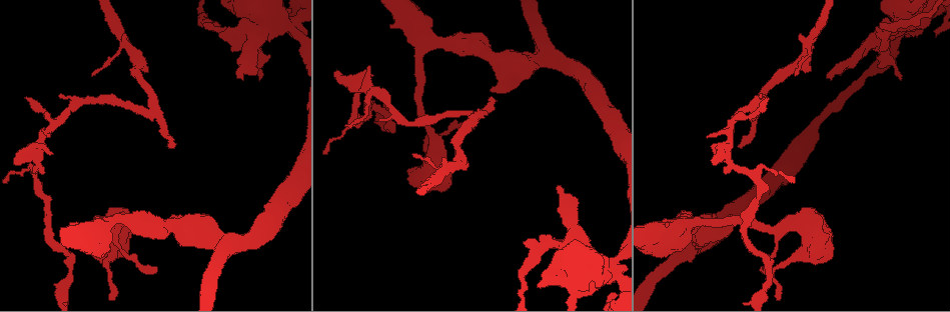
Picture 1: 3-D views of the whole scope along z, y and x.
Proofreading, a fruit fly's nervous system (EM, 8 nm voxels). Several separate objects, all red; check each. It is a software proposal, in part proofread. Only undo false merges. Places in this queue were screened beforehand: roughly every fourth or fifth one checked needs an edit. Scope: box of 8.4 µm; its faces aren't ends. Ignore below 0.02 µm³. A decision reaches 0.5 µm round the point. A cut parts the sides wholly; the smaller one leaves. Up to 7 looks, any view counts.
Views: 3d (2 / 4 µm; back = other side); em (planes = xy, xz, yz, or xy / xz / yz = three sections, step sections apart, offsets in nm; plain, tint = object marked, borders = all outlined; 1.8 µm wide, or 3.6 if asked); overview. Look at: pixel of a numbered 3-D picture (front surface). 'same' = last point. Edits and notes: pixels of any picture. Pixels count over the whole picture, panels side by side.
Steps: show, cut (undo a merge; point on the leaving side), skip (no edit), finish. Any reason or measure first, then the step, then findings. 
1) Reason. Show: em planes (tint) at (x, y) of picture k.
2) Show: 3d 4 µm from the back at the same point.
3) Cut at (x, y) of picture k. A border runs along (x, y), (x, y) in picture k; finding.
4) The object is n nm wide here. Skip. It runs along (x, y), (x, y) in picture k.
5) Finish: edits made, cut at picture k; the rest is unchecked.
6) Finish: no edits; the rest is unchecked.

A fork. Show: 3d 4 µm at (467, 113) of picture 1.

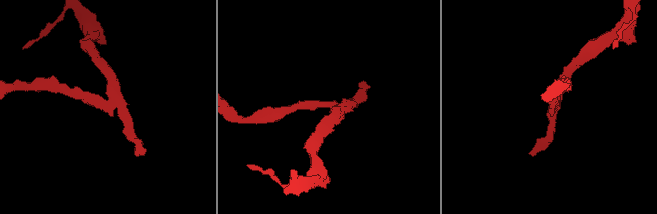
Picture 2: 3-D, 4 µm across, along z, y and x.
Need the tissue. Show: em xy step 8 (plain) at (552, 104) of picture 2.

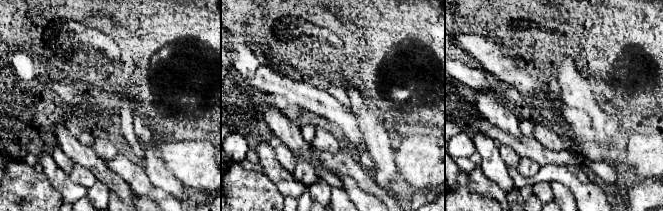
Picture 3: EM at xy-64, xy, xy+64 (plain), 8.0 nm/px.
Show: em xy step 8 (tint) at the same point.

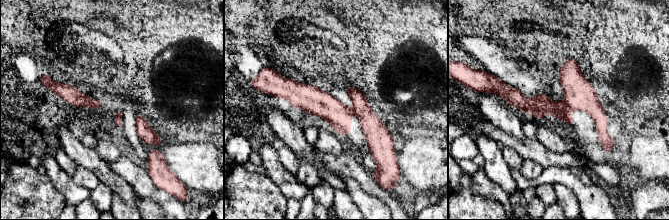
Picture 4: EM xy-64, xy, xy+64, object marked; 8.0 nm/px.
The object is 70 nm wide here. Cut at (579, 94) of picture 4. Two neurons meet here.

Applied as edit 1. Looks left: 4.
Three-way junction. Show: em xz step 4 (tint) at (543, 64) of picture 1.

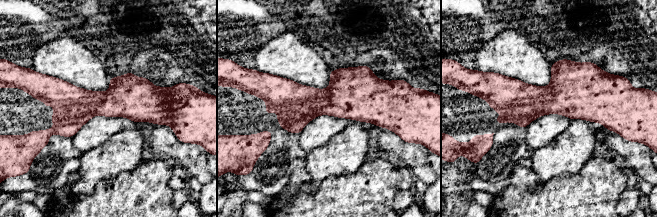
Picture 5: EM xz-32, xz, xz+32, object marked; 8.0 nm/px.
Show: em planes (tint) at the same point.

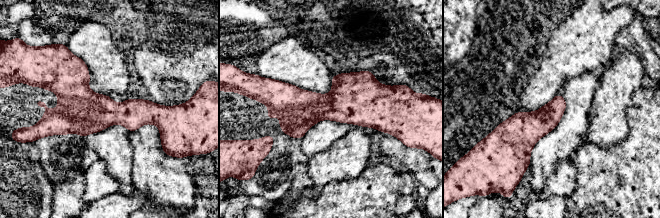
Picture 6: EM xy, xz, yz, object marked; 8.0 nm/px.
The object is 200 nm wide here. Skip. It runs along (167, 108), (162, 113), (47, 116) in picture 6; all the same neuron.

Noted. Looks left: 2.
Calibre changes. Show: em 3.6 µm planes (tint) at (271, 20) of picture 1.

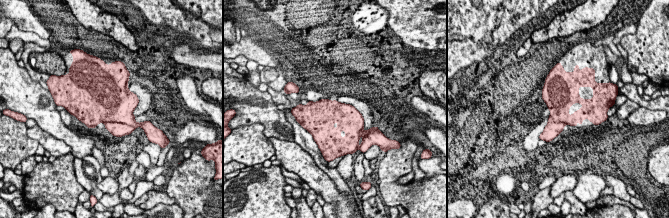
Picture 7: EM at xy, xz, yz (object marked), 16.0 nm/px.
The object is 400 nm wide here. Cut at (117, 129) of picture 7. A border runs along (105, 122), (124, 122), (134, 128) in picture 7; two neurons meet here.

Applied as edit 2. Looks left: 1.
Finish: edits made, cut at picture 4, cut at picture 7; the rest is unchecked.

